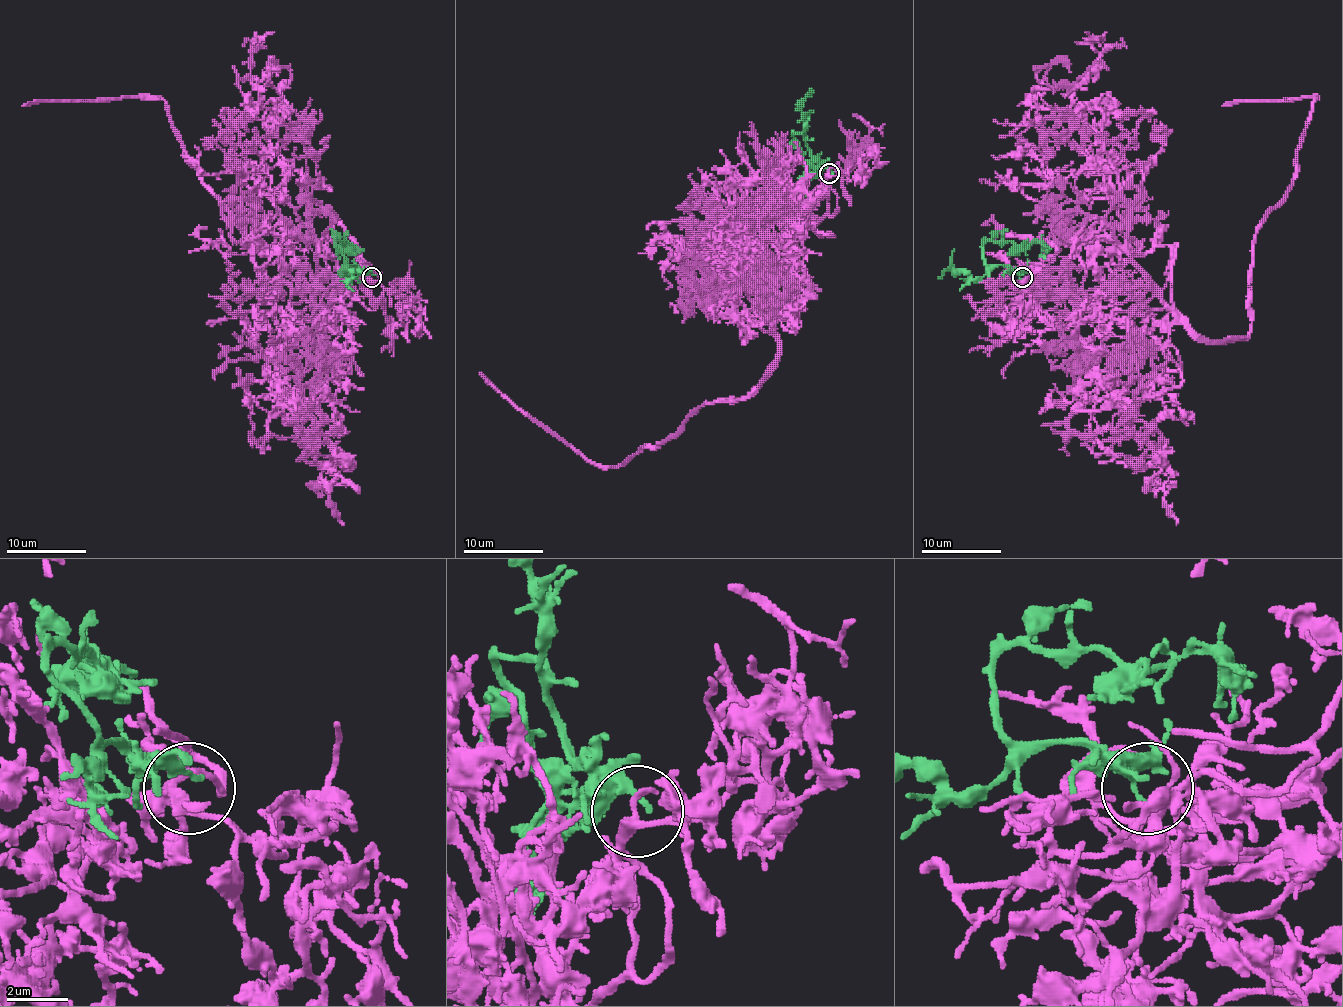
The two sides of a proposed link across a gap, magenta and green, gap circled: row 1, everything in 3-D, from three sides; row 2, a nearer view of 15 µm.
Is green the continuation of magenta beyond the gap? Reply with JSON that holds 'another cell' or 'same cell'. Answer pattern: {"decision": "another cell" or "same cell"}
{"decision": "same cell"}

